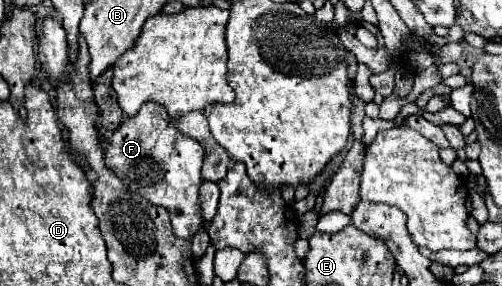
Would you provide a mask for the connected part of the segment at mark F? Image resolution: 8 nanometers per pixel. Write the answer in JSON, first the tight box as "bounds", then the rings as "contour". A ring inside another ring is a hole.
{"bounds":[104,101,204,239],"contour":[[[146,101],[146,105],[142,105],[134,117],[124,119],[112,133],[104,149],[104,161],[106,167],[116,173],[130,191],[170,213],[170,223],[176,237],[190,239],[204,227],[198,203],[198,189],[202,183],[202,153],[200,143],[182,135],[162,105]]]}

